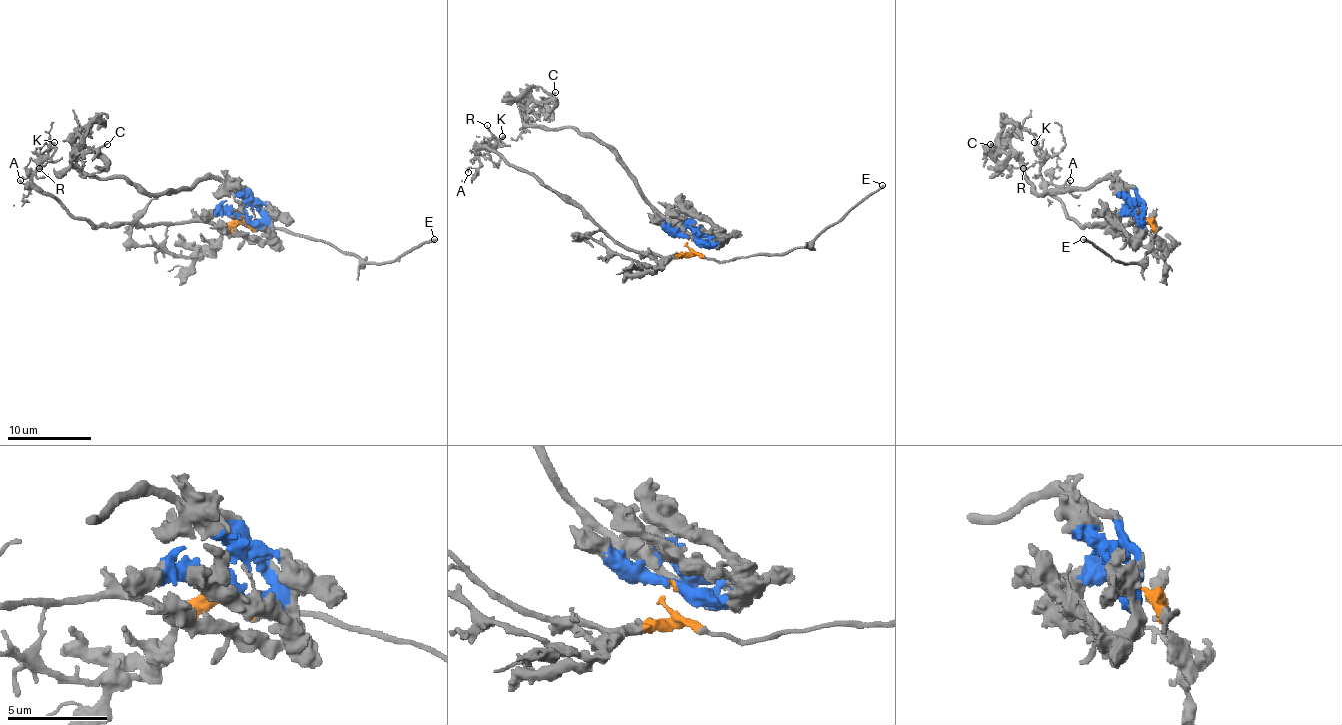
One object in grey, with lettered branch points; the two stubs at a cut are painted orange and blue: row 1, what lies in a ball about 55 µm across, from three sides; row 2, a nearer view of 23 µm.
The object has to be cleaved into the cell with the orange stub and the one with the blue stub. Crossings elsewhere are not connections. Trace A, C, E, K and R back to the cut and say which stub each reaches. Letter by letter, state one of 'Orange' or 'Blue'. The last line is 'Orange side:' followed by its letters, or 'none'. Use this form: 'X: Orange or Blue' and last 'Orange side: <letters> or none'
A: Orange
C: Blue
E: Orange
K: Orange
R: Orange
Orange side: A, E, K, R

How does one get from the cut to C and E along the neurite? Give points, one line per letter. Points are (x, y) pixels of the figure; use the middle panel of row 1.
C: (690, 238), (667, 227), (629, 168), (597, 141), (570, 126), (524, 122), (532, 101), (555, 93)
E: (690, 238), (690, 248), (717, 261), (807, 248), (883, 185)

